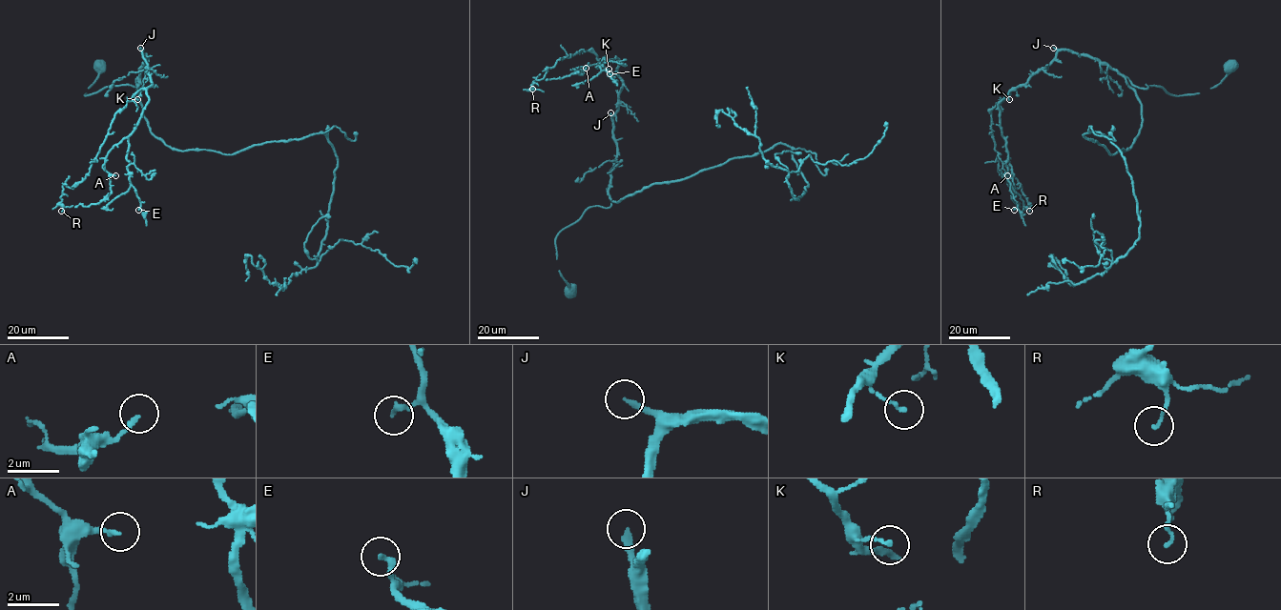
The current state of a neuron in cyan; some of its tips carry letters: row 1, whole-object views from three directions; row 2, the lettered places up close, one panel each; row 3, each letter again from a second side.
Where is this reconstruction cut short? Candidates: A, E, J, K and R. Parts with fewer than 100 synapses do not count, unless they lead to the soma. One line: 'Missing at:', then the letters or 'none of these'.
Missing at: J

